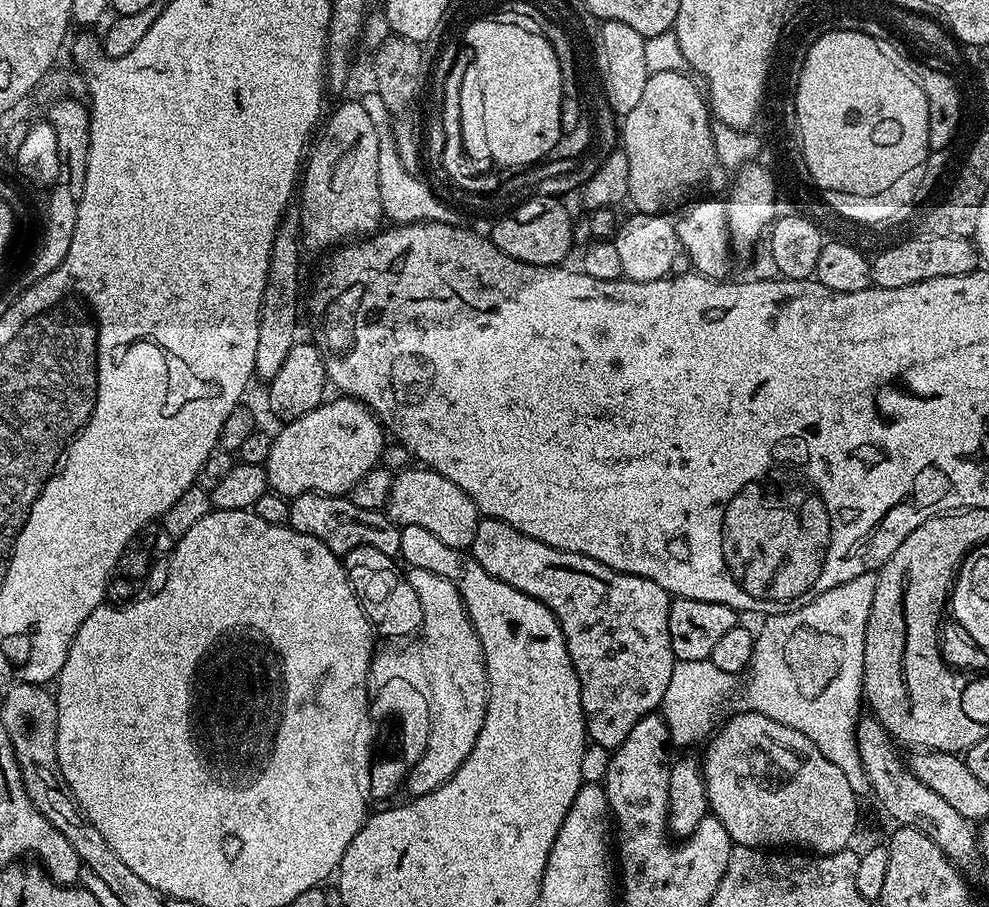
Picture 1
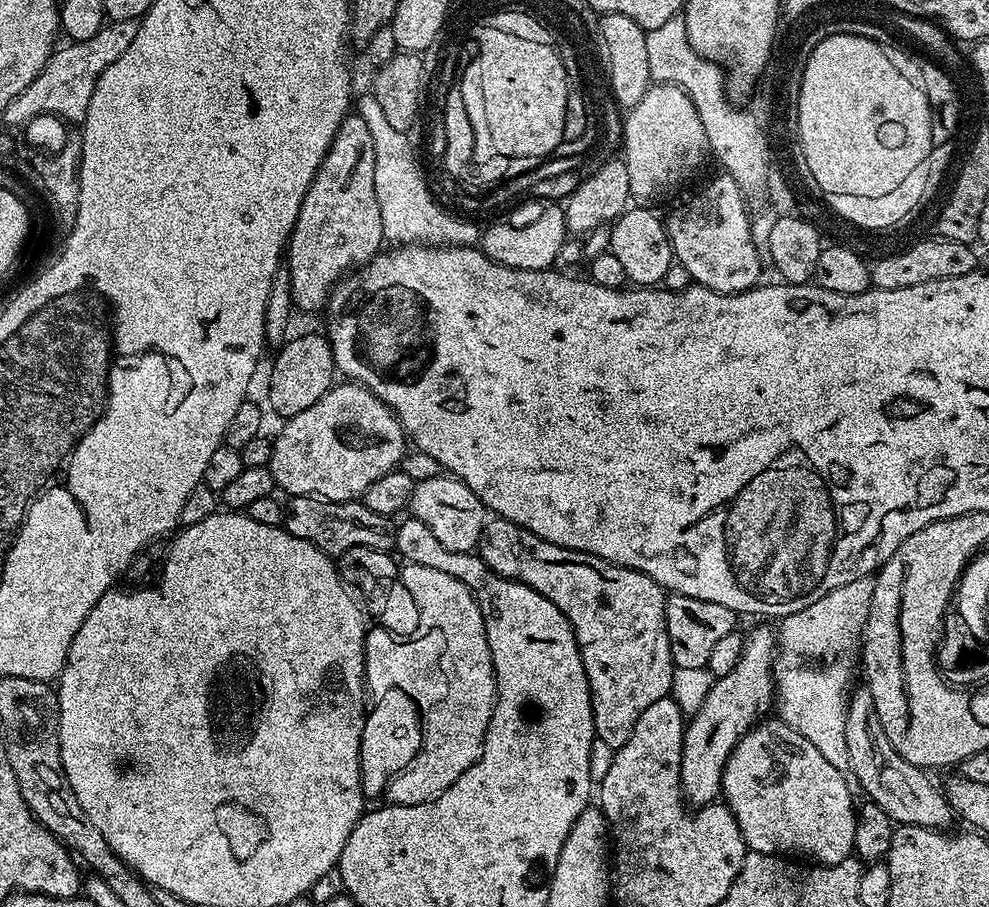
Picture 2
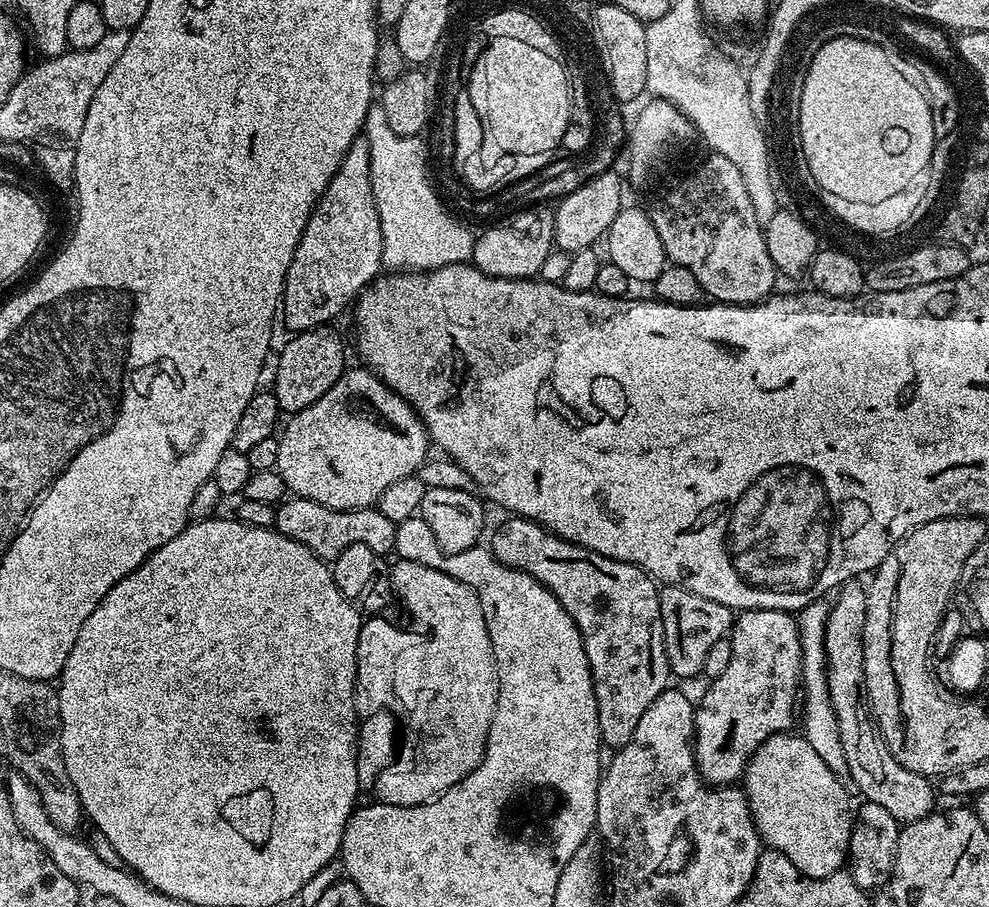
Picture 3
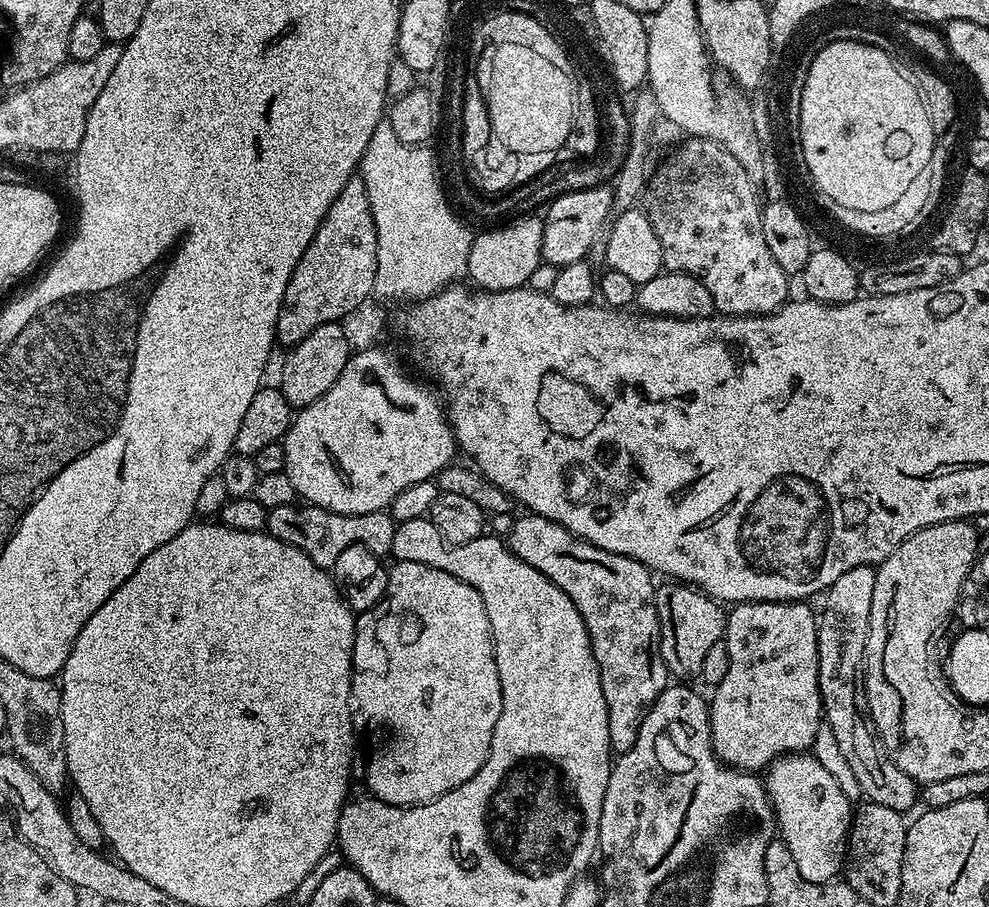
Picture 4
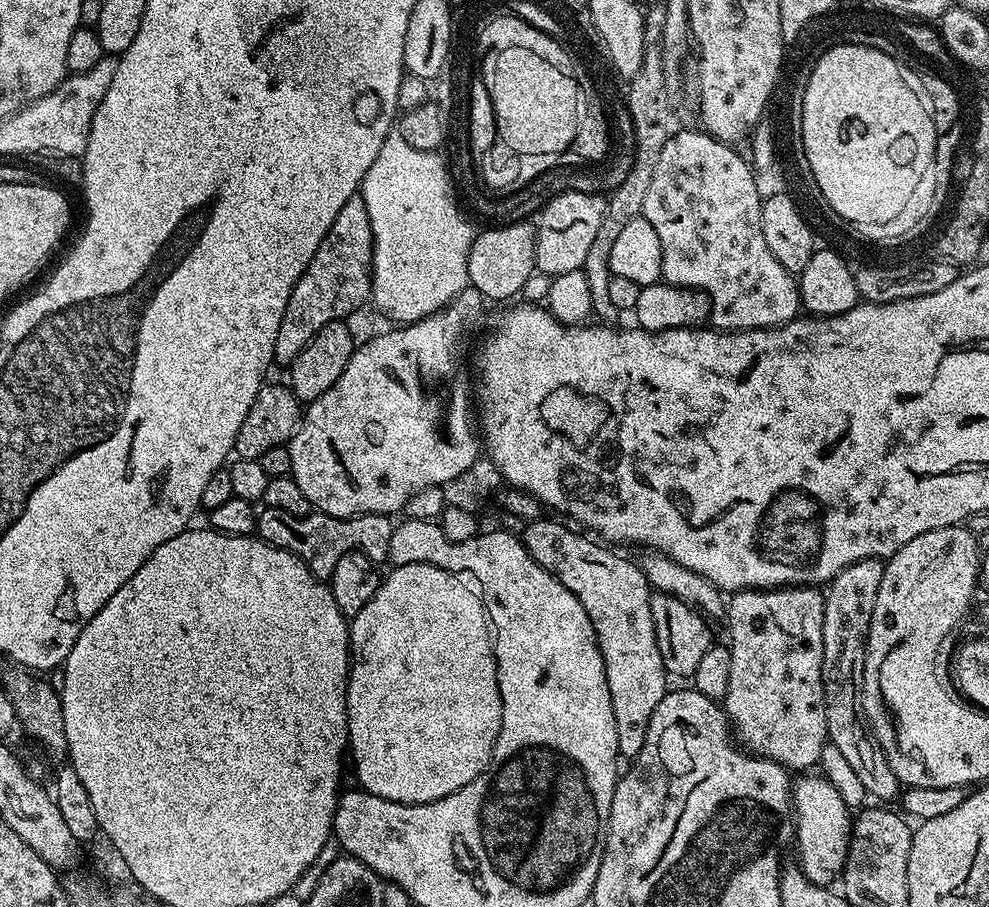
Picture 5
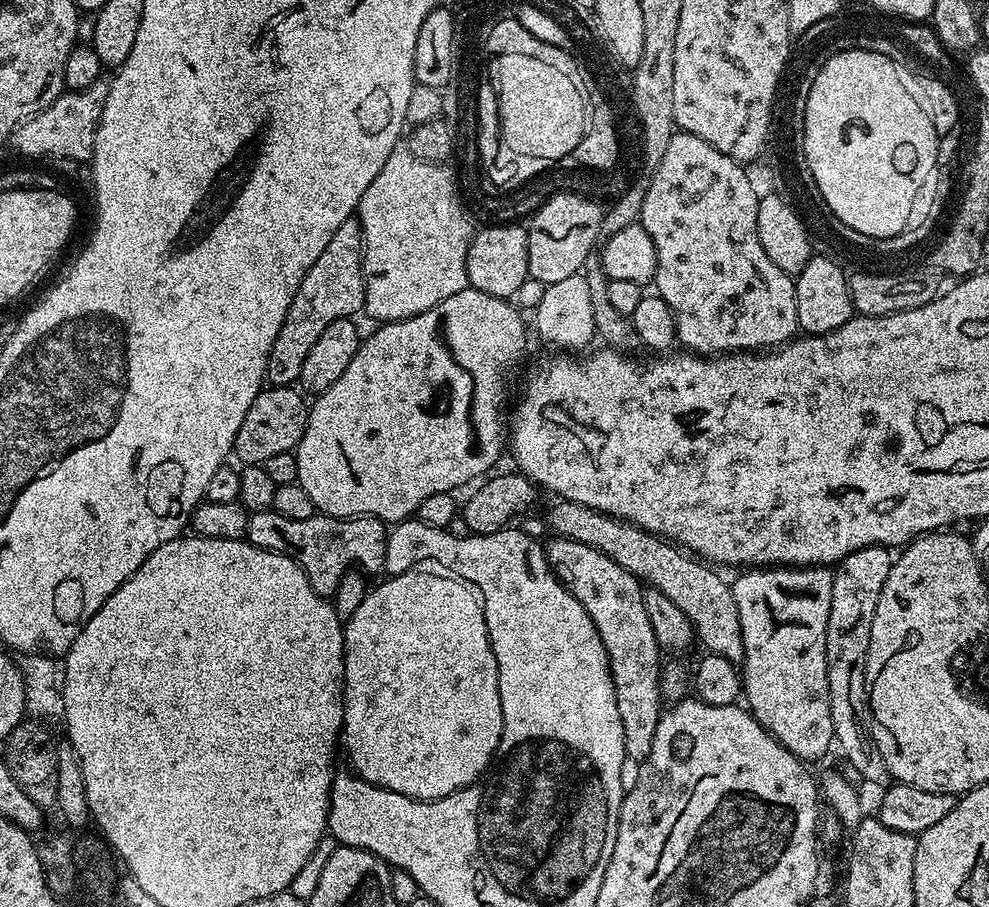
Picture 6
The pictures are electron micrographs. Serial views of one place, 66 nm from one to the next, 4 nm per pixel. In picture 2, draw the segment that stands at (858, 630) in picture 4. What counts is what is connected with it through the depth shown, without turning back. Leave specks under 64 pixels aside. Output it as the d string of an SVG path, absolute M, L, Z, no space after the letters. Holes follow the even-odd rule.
M867 686L853 687L848 697L848 707L844 709L844 733L846 734L846 751L850 754L850 773L860 784L861 793L871 803L882 806L886 814L897 825L909 824L910 826L922 826L923 828L935 828L944 830L948 823L954 820L954 813L948 804L948 797L939 787L932 785L932 780L927 771L902 758L894 746L890 746L890 738L882 730L882 722L878 722L878 714L874 710L874 698Z

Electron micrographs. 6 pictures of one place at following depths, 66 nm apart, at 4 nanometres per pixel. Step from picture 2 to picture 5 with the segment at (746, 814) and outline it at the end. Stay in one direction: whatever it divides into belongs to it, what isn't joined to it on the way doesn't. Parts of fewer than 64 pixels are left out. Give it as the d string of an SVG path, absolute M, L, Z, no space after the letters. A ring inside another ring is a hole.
M804 774L794 784L794 819L796 835L794 848L800 851L798 867L804 877L815 884L831 885L832 879L844 870L848 839L852 833L853 813L842 802L842 794L820 774Z

